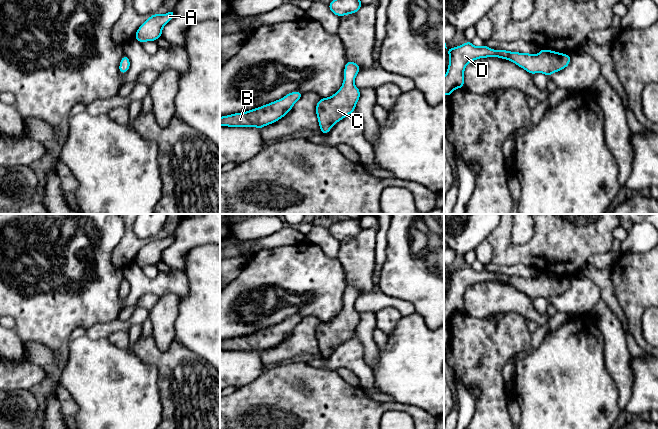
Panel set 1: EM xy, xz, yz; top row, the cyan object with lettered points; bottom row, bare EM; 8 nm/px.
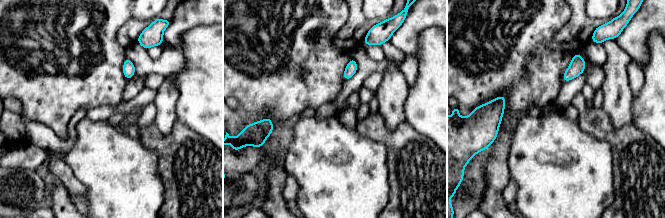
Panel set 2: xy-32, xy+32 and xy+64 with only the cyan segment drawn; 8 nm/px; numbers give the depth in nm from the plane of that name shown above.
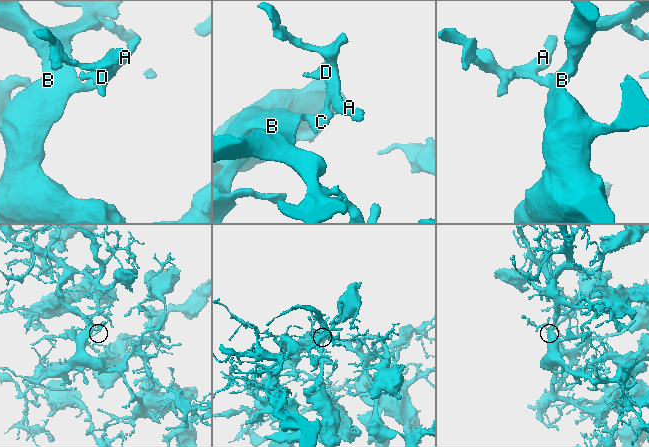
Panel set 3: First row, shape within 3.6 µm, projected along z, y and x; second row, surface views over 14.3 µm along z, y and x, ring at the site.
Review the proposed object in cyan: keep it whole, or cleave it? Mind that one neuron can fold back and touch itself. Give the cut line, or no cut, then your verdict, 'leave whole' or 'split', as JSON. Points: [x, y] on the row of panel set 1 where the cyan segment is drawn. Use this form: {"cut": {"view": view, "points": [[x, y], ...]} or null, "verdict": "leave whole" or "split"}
{"cut": null, "verdict": "leave whole"}

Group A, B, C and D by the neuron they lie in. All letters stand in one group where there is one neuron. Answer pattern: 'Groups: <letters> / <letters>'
Groups: A B C D

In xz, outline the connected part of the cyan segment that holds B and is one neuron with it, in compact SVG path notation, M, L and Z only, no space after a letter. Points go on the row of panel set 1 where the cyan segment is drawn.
M294 91L282 99L261 107L220 117L220 126L228 127L257 127L259 129L270 125L289 113L293 105L301 98L302 92Z

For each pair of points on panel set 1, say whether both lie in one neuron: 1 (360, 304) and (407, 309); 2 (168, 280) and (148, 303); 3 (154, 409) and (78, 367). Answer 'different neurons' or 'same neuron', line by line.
1: same neuron
2: different neurons
3: same neuron

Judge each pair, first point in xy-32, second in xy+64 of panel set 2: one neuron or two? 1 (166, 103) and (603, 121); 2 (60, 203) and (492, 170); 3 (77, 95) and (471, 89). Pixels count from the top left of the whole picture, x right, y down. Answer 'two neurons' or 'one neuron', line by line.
1: two neurons
2: one neuron
3: one neuron

